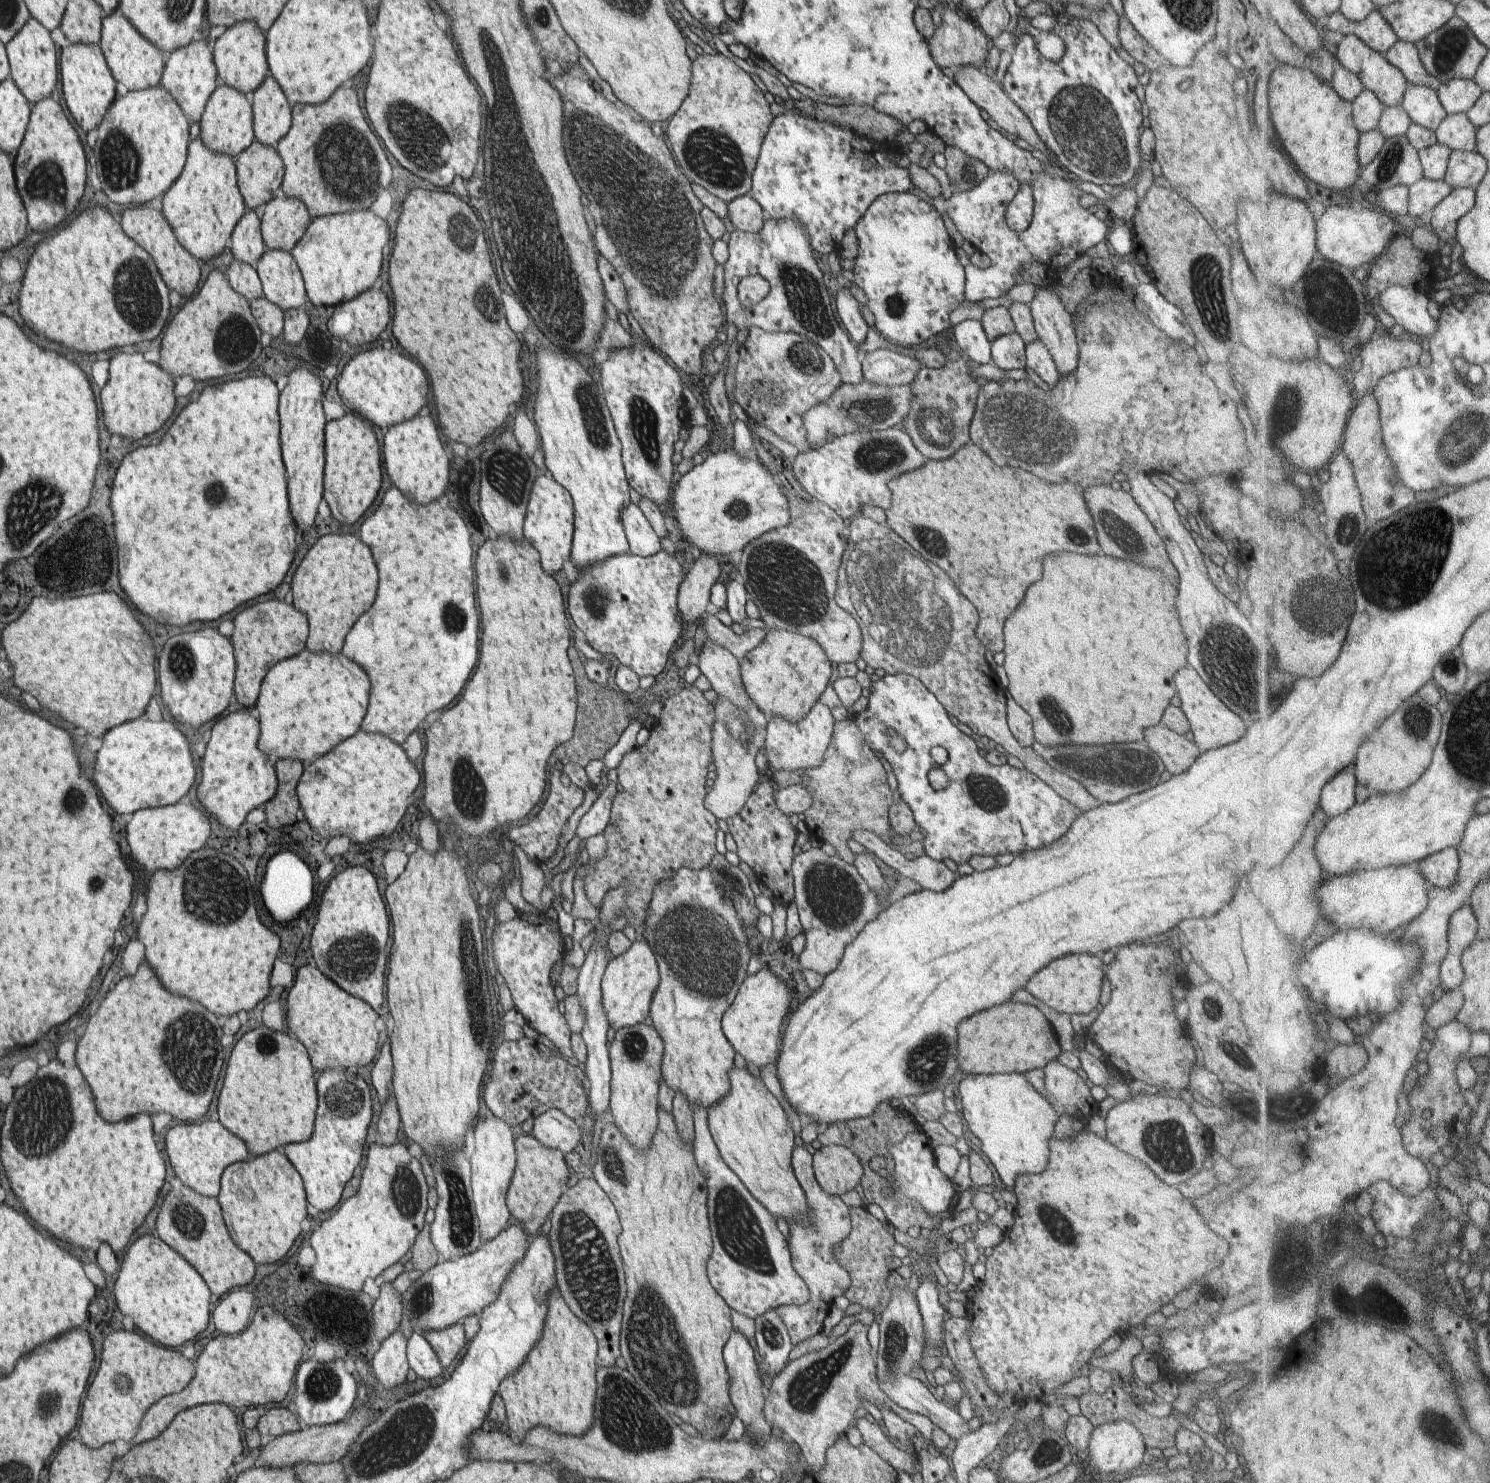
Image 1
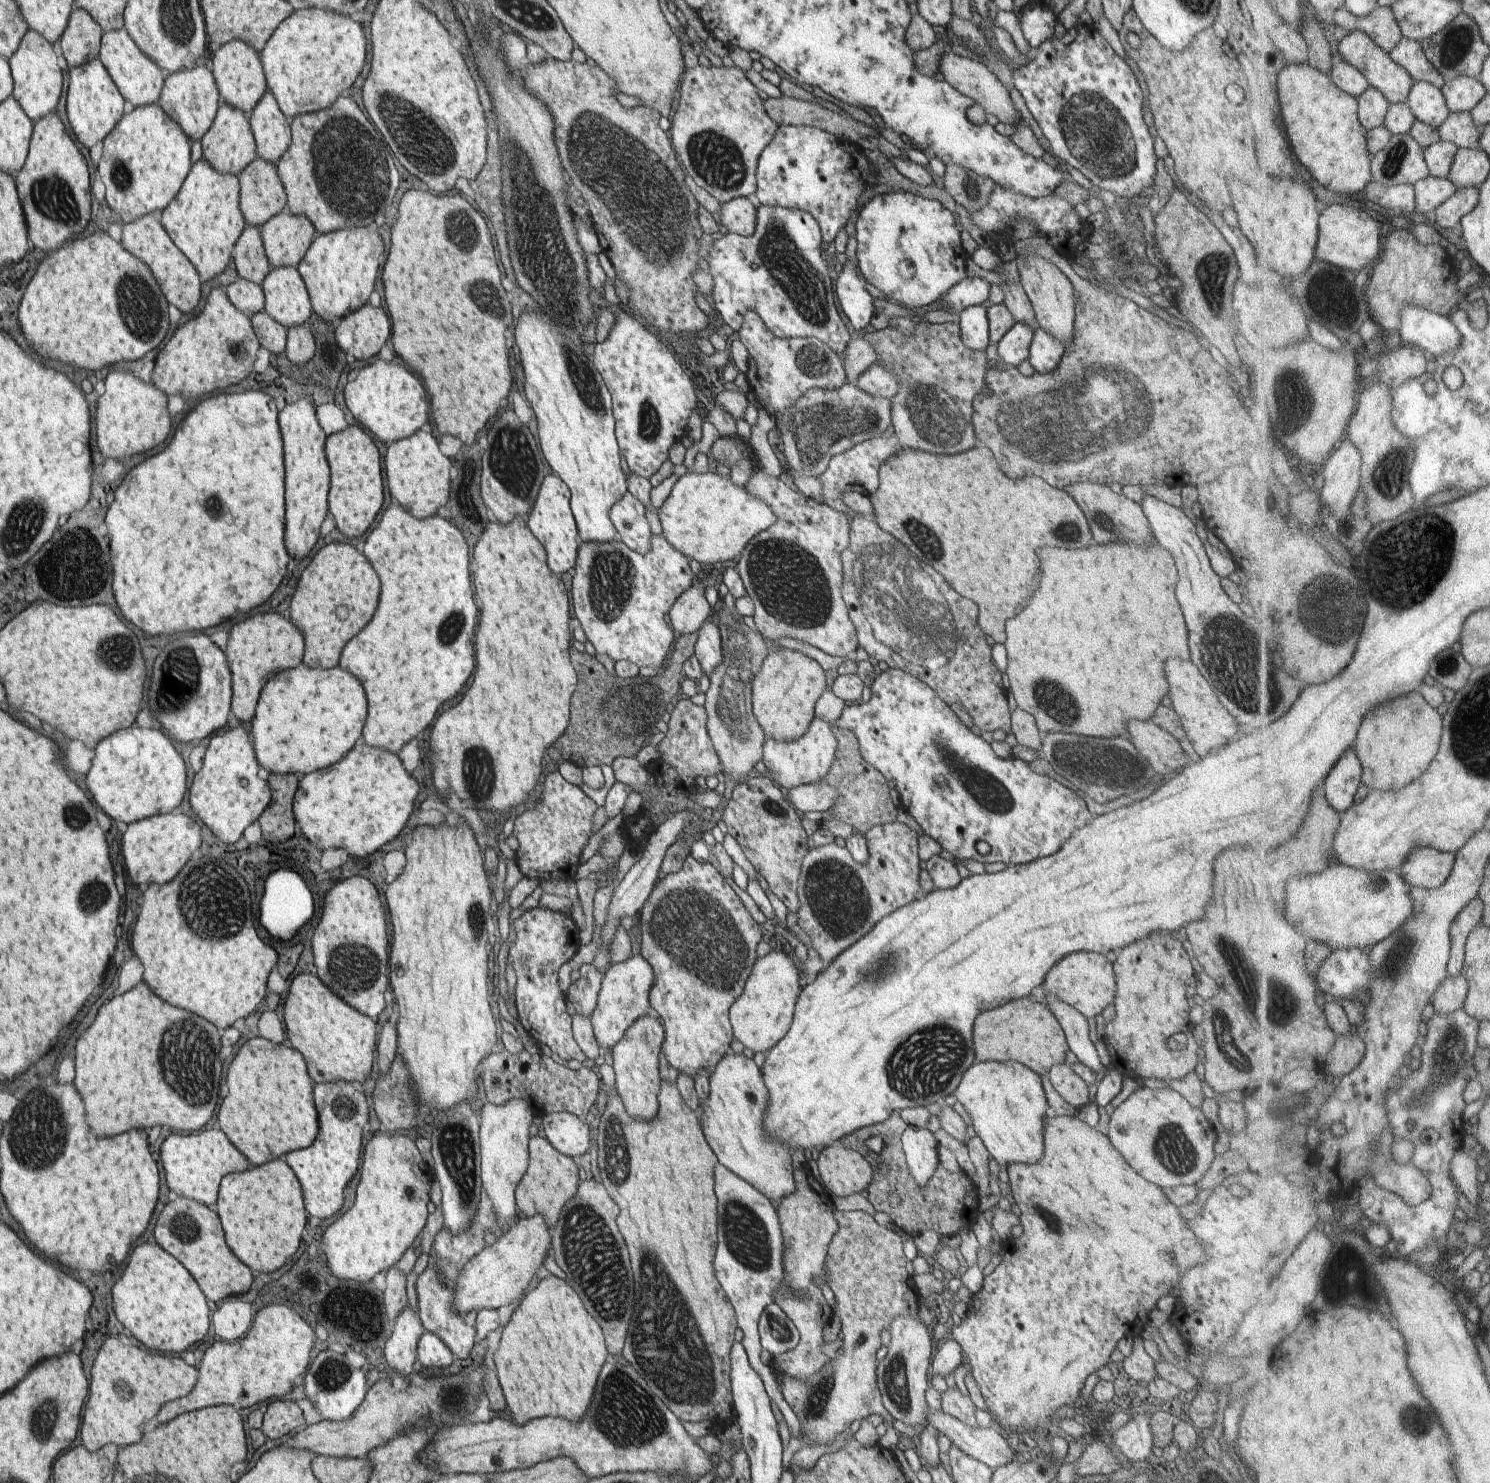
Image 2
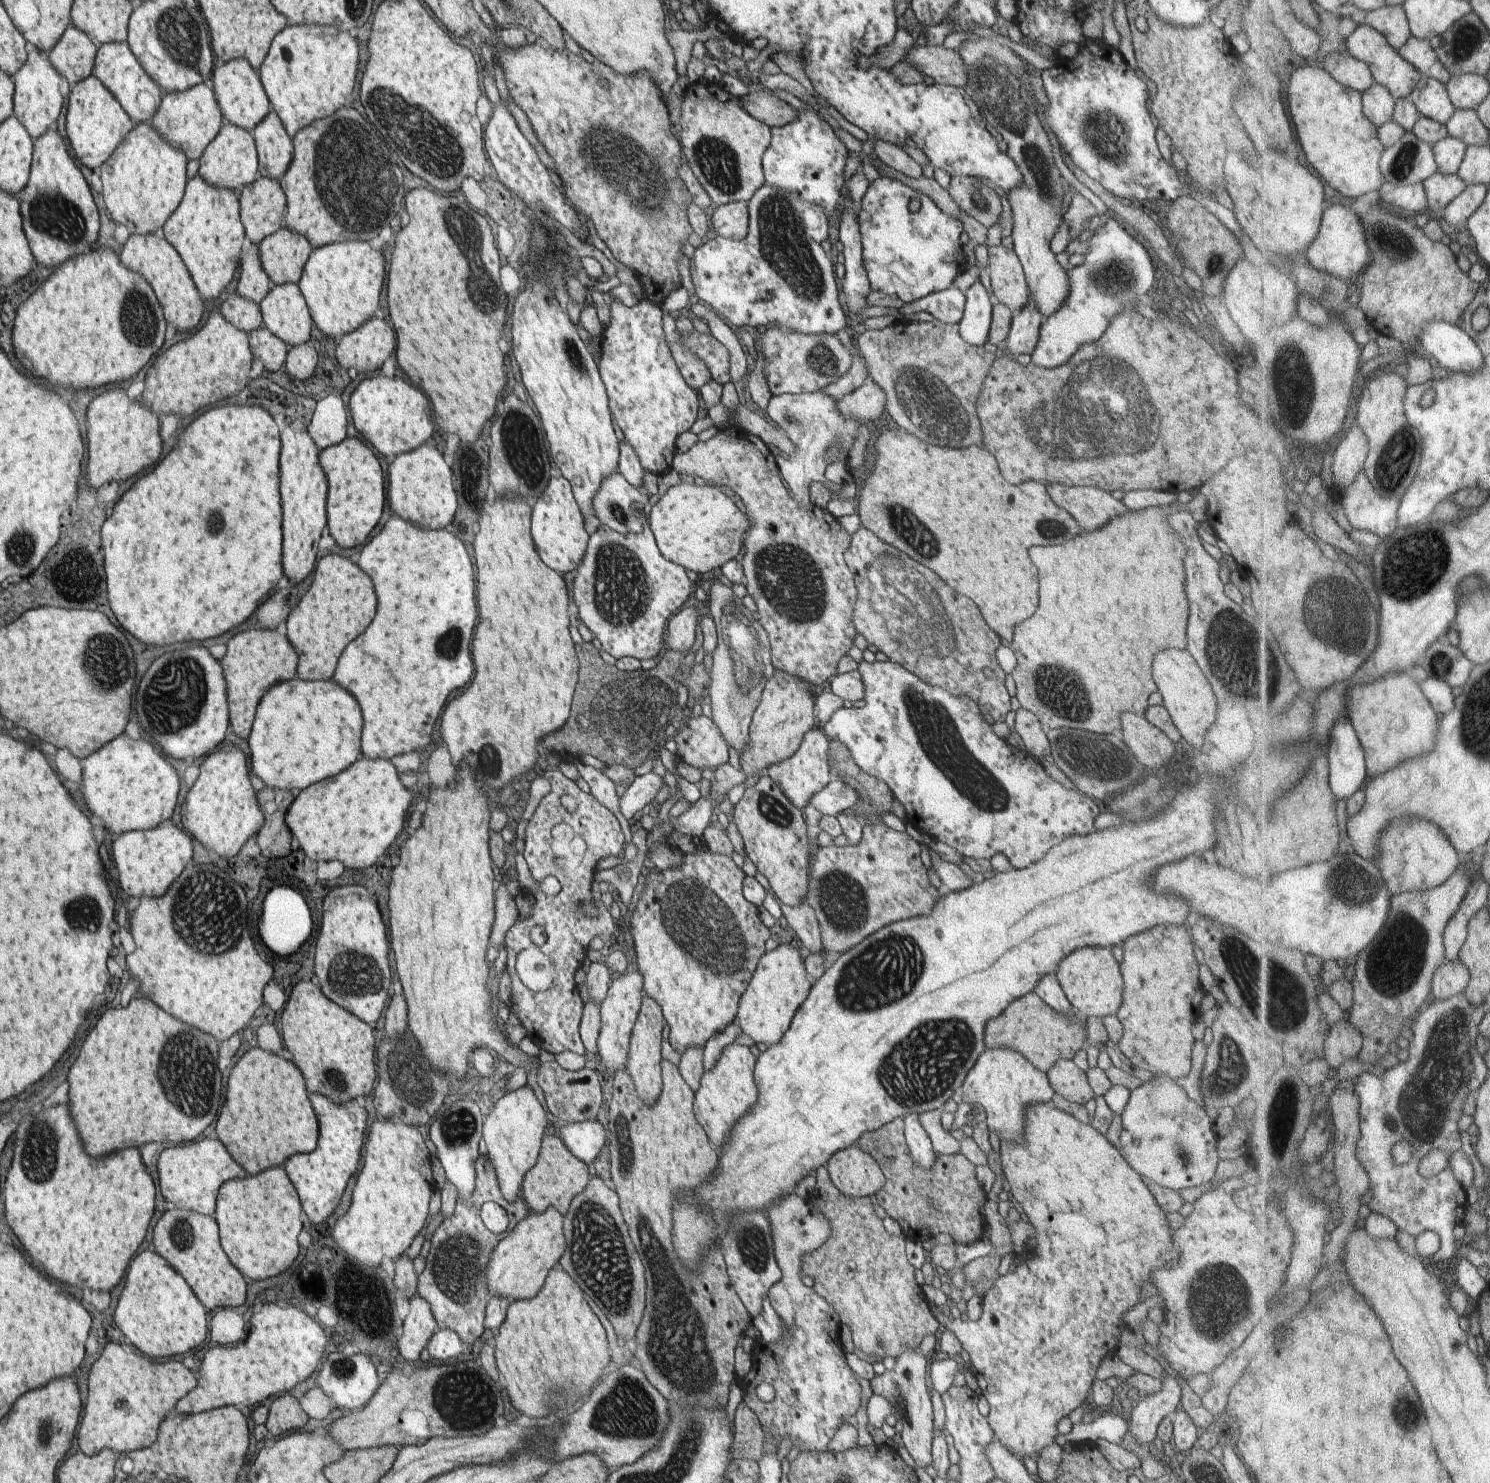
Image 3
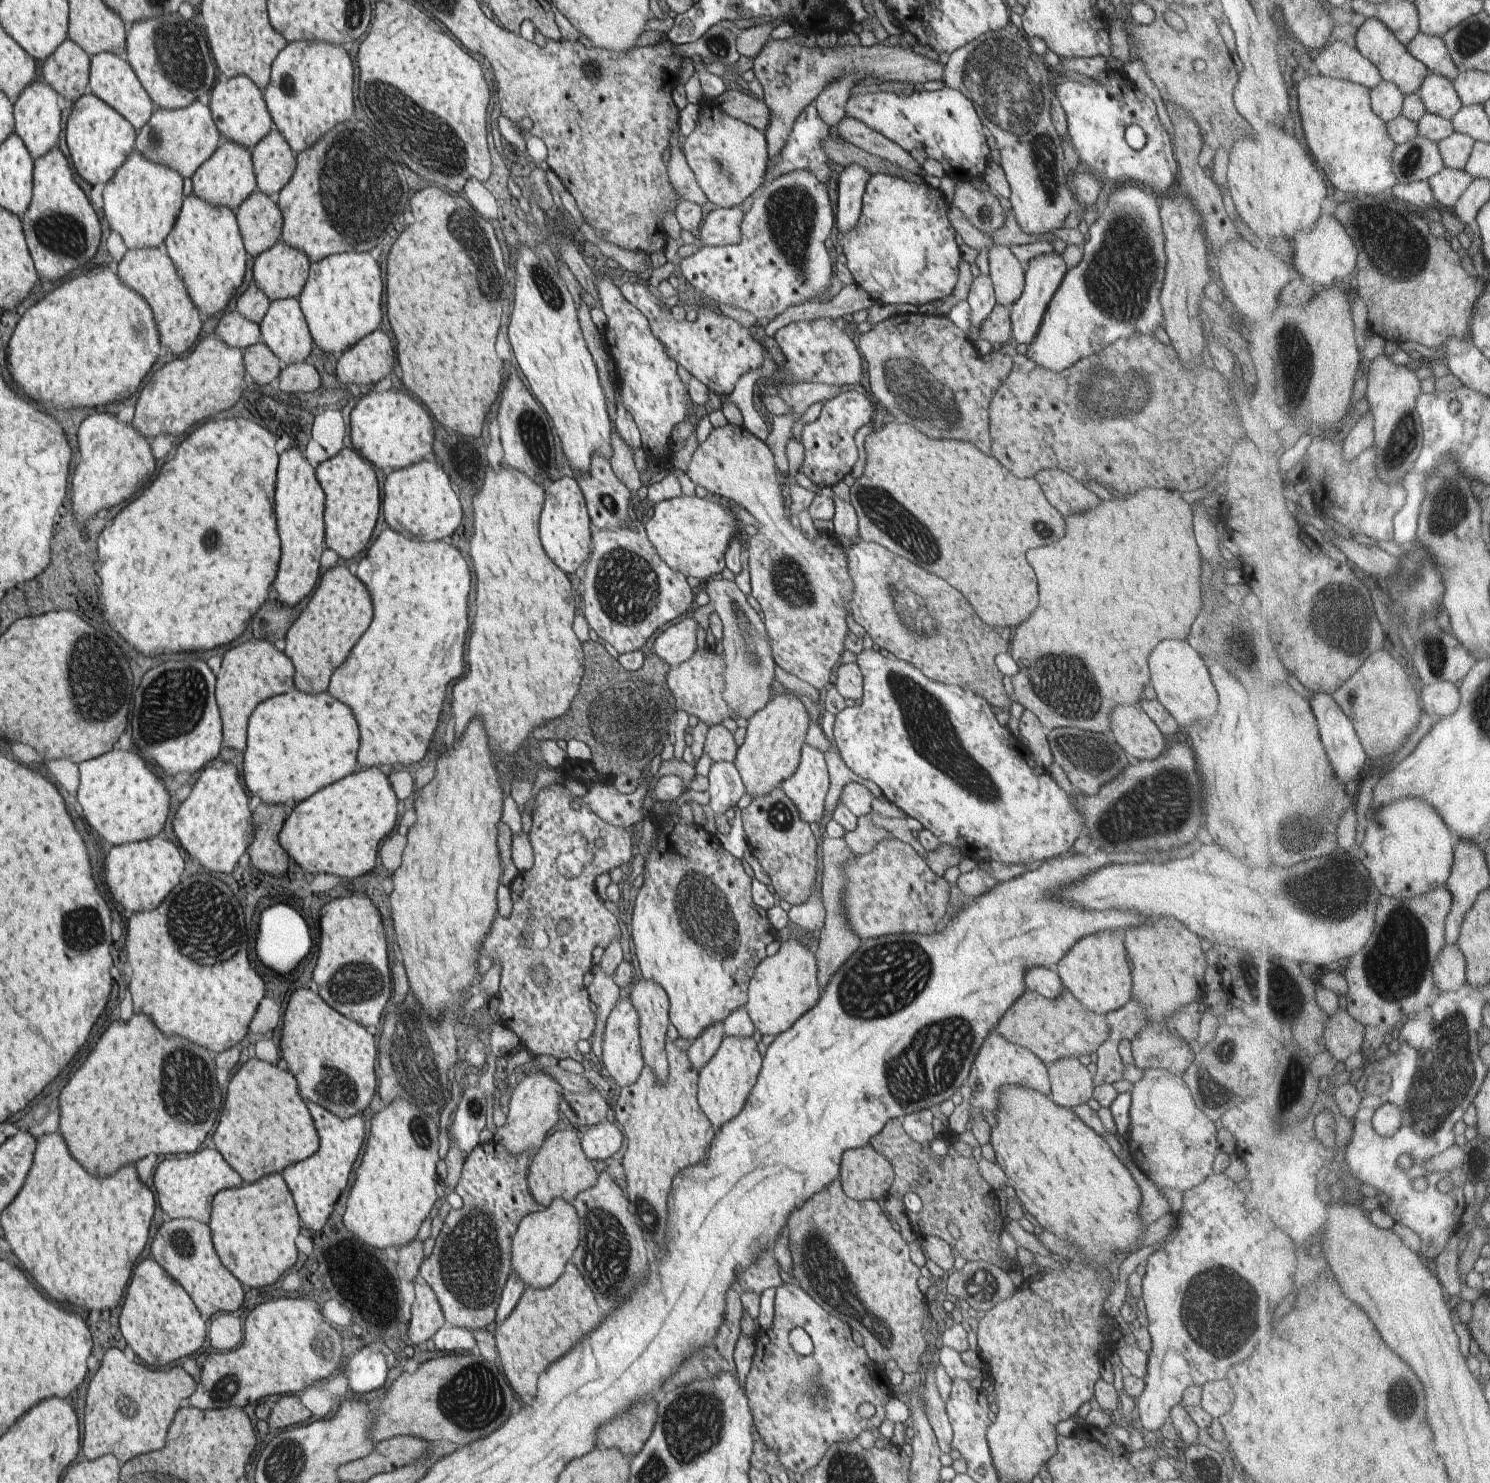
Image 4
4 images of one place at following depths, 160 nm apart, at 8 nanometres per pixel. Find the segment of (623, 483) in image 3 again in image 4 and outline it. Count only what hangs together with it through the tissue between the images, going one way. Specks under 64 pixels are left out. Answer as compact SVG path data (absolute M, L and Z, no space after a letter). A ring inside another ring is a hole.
M594 453L591 458L590 468L587 471L572 475L582 489L591 522L594 526L598 526L601 529L626 528L627 516L631 514L628 506L634 502L634 497L632 492L627 489L627 486L624 486L614 474L611 460L608 457L600 453Z

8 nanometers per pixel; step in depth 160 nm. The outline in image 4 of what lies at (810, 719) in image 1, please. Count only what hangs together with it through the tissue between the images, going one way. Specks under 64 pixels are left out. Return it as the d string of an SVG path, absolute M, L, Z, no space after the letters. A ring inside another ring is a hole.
M804 743L796 772L782 781L778 788L794 803L800 818L815 827L825 816L825 800L829 786L825 753Z

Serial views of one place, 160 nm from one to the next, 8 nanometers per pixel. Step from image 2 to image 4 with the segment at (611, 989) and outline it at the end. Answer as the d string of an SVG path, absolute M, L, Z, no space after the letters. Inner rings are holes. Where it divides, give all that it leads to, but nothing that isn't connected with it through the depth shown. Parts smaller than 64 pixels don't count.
M630 999L620 1000L611 1010L602 1036L603 1048L601 1066L616 1080L618 1088L630 1086L637 1081L641 1070L645 1067L645 1060L641 1053L641 1036L639 1035L639 1016Z

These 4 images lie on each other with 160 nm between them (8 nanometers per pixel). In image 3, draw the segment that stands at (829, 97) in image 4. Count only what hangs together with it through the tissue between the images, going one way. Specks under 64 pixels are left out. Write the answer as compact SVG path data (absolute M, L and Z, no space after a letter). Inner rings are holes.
M898 29L894 40L880 47L875 55L870 57L858 57L857 66L862 68L878 65L881 69L890 70L895 64L900 63L905 54L916 44L906 29Z

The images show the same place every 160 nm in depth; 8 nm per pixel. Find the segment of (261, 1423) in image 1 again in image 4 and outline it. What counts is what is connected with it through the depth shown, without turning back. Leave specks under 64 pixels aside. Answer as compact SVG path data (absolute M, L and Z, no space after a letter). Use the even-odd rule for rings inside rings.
M284 1395L271 1407L267 1423L270 1428L288 1428L310 1418L310 1411L298 1395Z

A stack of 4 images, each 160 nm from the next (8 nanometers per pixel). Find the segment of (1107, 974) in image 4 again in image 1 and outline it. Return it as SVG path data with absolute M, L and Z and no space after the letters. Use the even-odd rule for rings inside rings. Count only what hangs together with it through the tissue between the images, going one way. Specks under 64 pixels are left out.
M1071 954L1053 960L1034 974L1026 988L1034 997L1058 1012L1084 1016L1094 1008L1100 1008L1100 992L1105 975L1106 965L1101 955Z

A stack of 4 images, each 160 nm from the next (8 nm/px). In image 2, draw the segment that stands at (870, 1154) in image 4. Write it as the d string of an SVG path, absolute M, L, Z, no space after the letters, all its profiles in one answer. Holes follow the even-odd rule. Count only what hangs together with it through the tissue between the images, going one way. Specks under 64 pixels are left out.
M829 1146L819 1152L817 1161L823 1185L830 1195L847 1197L866 1190L873 1181L873 1167L857 1150L850 1147Z

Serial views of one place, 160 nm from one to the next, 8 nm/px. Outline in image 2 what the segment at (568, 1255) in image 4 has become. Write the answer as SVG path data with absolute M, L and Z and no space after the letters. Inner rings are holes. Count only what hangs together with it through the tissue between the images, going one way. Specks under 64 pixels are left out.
M519 1215L494 1244L484 1247L463 1266L460 1276L453 1284L453 1309L457 1313L467 1313L480 1309L497 1309L520 1302L524 1294L545 1273L543 1262L552 1247L553 1239L548 1228L544 1215Z

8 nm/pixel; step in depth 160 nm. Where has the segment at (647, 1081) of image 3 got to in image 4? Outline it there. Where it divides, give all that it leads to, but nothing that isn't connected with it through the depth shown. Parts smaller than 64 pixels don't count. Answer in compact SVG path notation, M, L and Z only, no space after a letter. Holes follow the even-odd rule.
M641 979L631 984L629 994L630 1002L634 1005L639 1016L639 1035L641 1036L641 1053L645 1060L645 1066L648 1065L653 1070L657 1081L663 1083L669 1075L669 1062L665 1049L668 1037L669 1019L669 998L665 990L657 984L656 981Z

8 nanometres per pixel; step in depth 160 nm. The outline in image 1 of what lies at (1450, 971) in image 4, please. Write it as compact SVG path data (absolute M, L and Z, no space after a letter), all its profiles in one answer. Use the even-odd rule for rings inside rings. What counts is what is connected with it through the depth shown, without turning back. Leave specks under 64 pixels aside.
M1459 989L1445 990L1443 997L1429 1010L1427 1022L1434 1029L1439 1029L1459 1018L1466 1006L1467 998Z

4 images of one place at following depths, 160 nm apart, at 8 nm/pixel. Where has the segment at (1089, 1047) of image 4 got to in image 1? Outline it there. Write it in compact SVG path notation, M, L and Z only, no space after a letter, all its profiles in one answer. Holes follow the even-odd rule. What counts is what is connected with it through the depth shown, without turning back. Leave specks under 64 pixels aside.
M1008 1001L960 1022L957 1034L960 1074L1027 1073L1043 1069L1061 1053L1051 1023L1038 1007Z

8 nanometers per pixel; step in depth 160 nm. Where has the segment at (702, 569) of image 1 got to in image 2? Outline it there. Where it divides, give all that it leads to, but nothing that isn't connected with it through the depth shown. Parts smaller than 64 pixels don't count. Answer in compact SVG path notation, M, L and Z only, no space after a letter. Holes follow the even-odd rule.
M695 579L693 584L676 599L668 618L674 632L687 635L697 632L714 614L715 608L706 600L704 585Z

